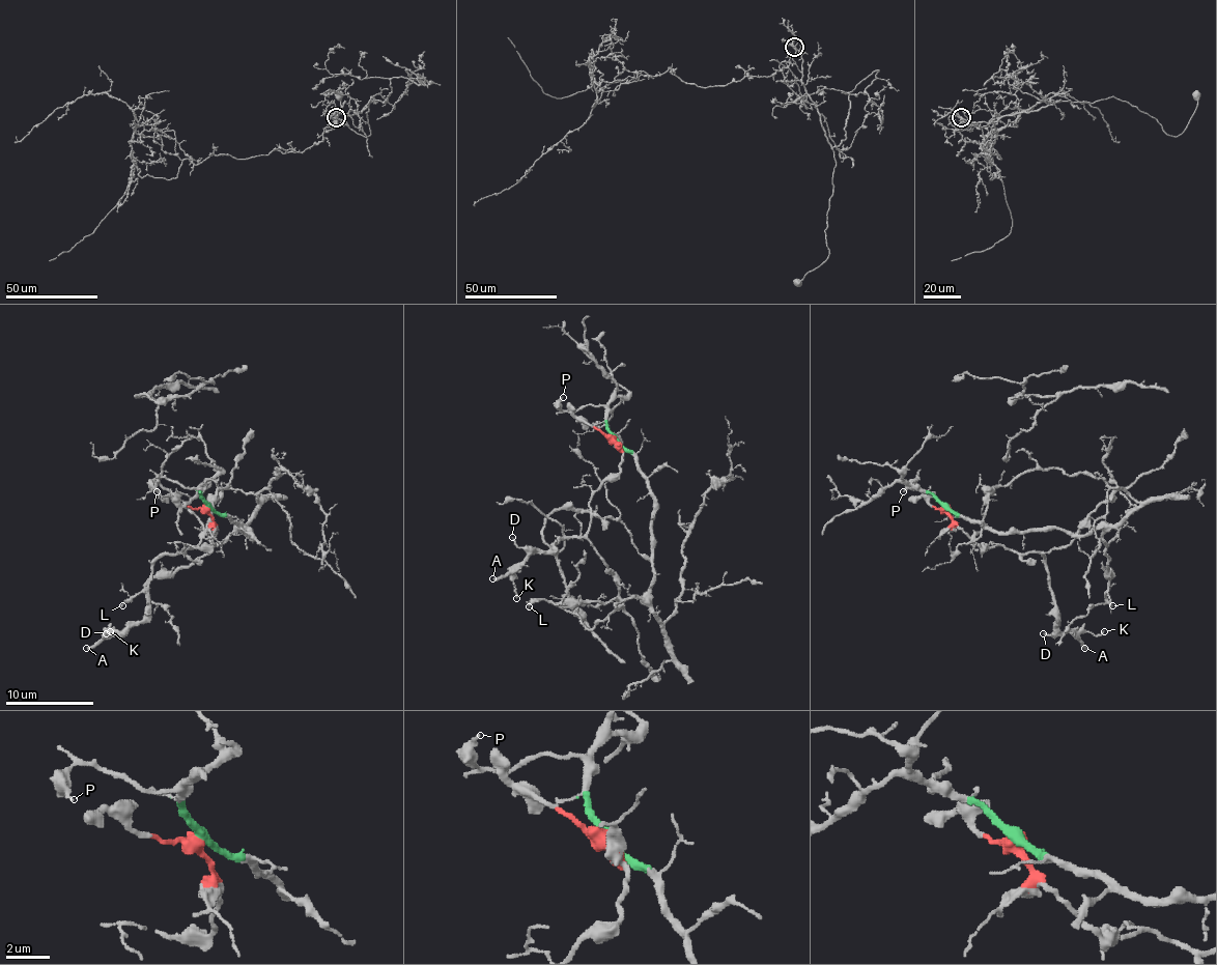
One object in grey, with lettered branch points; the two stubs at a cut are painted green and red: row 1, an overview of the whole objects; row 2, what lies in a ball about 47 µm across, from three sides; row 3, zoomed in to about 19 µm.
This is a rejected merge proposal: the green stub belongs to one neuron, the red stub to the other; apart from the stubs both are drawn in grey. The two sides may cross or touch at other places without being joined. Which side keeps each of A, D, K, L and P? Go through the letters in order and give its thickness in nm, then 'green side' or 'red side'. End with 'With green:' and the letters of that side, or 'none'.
A: 260 nm | red side
D: 140 nm | red side
K: 160 nm | red side
L: 180 nm | green side
P: 240 nm | green side
With green: L, P

